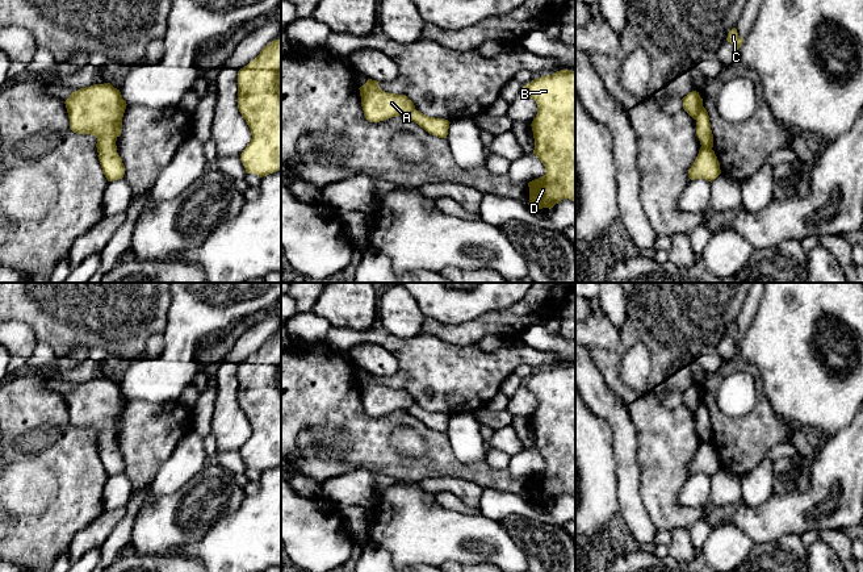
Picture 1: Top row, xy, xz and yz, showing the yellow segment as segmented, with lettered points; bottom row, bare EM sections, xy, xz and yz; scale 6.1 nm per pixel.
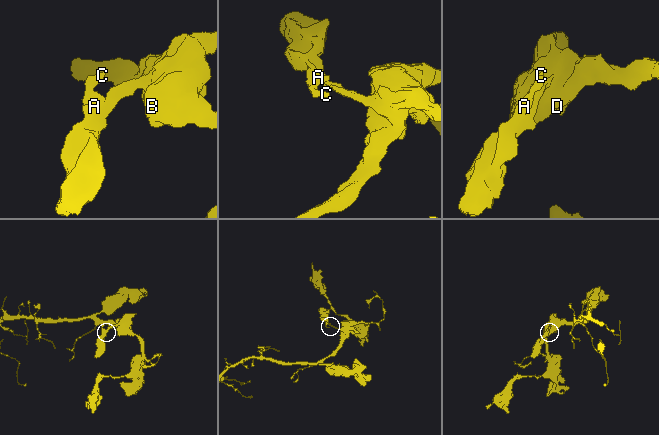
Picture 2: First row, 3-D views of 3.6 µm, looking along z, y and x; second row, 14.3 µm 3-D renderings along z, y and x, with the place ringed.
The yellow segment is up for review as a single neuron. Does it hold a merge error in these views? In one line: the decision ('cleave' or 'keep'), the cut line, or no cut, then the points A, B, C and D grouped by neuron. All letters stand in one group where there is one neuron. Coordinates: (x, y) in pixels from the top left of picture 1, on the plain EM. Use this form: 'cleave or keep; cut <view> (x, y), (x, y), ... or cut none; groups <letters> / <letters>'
cleave; cut xy (124, 405), (116, 418), (116, 431); groups A C / B D

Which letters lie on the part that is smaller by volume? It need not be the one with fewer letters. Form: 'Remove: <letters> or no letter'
Remove: A, C

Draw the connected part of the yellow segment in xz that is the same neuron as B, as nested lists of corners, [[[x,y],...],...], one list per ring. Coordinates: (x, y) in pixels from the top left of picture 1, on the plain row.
[[[561,364],[537,372],[523,384],[537,398],[537,409],[531,418],[533,448],[545,460],[545,469],[528,477],[528,500],[533,504],[550,504],[564,493],[575,497],[575,366]]]

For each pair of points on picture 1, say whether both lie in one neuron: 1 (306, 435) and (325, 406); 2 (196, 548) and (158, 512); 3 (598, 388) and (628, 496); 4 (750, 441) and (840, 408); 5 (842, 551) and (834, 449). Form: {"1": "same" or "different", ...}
{"1": "different", "2": "different", "3": "same", "4": "different", "5": "different"}

